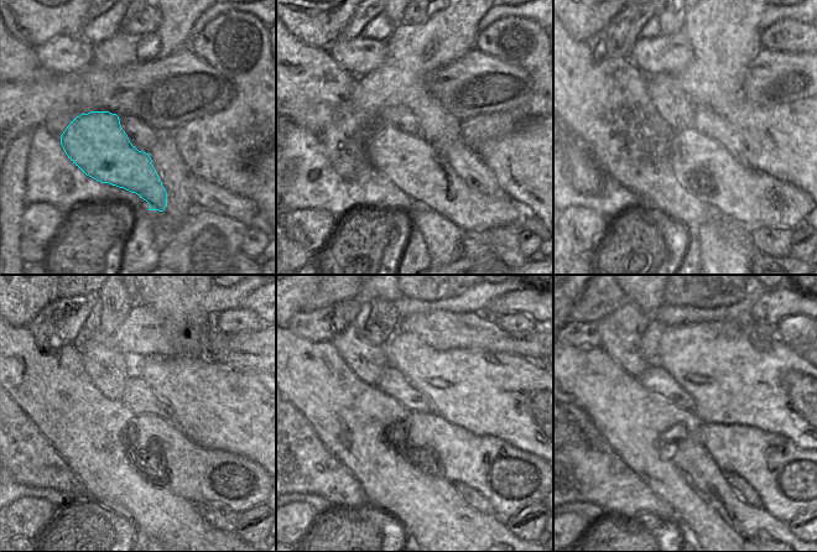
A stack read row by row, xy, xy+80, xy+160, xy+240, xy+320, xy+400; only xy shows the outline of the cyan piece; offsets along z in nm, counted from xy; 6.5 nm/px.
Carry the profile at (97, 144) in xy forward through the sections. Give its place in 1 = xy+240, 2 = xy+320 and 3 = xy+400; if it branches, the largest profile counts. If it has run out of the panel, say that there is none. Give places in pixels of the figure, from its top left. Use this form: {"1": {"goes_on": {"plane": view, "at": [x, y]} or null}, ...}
{"1": {"goes_on": {"plane": "xy+240", "at": [194, 474]}}, "2": {"goes_on": {"plane": "xy+320", "at": [510, 479]}}, "3": {"goes_on": {"plane": "xy+400", "at": [790, 480]}}}

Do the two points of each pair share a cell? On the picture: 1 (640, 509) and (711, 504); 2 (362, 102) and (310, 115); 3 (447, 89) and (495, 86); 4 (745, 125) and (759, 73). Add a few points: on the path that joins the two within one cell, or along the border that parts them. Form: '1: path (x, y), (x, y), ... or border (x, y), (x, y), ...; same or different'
1: border (649, 488), (671, 506), (683, 525), (685, 532); different
2: border (353, 86), (349, 94), (336, 108), (337, 119); different
3: path (459, 87), (483, 86); same
4: border (744, 98), (760, 105), (776, 105), (781, 103); different

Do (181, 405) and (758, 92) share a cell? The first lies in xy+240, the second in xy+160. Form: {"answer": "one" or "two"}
{"answer": "two"}

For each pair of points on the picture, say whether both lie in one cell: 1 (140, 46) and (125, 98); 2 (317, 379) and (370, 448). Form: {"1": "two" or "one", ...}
{"1": "two", "2": "one"}

